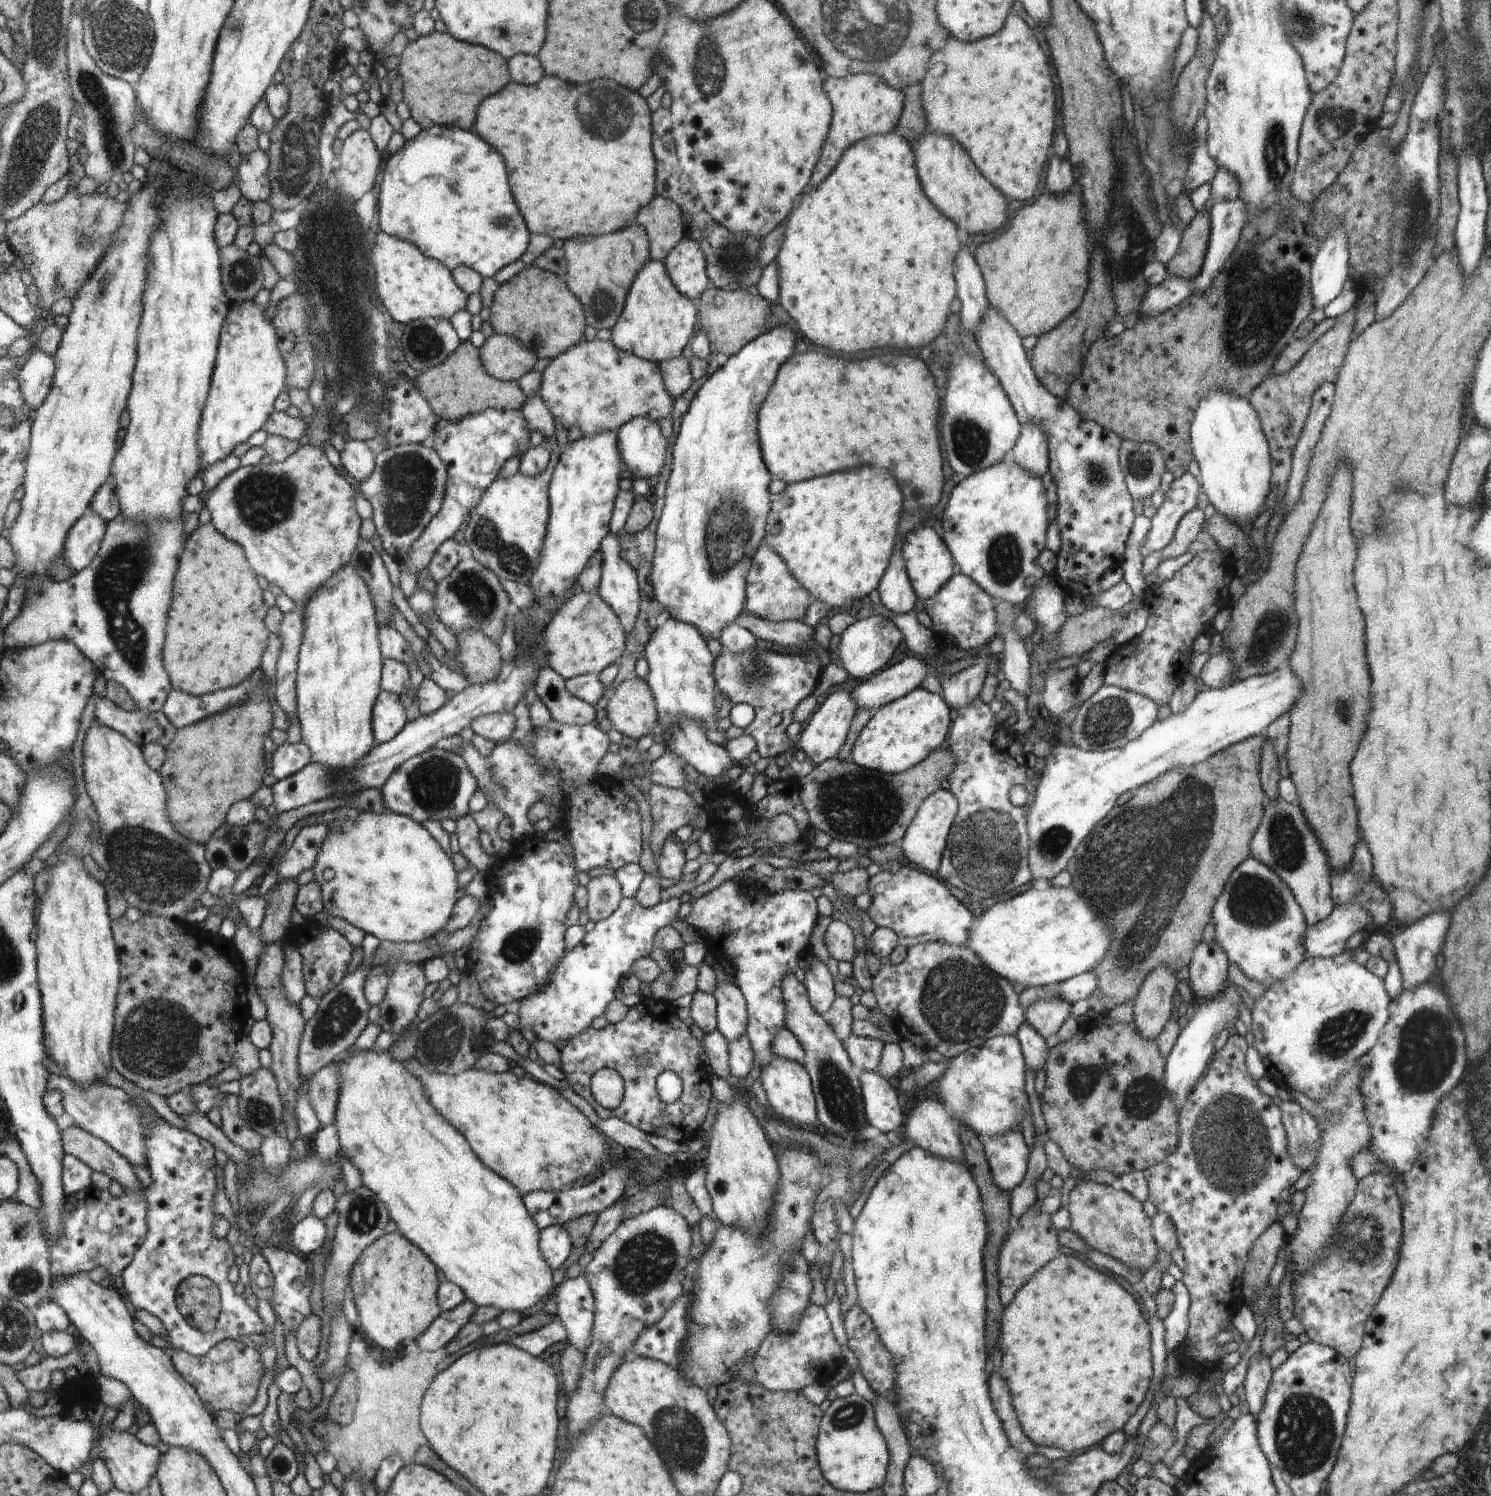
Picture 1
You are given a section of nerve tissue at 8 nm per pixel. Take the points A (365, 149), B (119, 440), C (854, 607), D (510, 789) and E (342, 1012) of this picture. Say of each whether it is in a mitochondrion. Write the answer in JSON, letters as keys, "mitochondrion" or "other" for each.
{"A":"other","B":"other","C":"other","D":"other","E":"mitochondrion"}

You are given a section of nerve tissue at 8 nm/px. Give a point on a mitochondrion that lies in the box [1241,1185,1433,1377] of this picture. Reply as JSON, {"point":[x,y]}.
{"point":[1360,1245]}

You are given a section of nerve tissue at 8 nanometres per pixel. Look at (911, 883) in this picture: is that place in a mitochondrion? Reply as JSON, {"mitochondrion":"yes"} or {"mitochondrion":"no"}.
{"mitochondrion":"no"}

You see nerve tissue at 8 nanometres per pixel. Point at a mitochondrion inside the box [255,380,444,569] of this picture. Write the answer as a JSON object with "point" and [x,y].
{"point":[407,480]}

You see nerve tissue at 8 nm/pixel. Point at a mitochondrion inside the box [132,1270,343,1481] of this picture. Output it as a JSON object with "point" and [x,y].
{"point":[198,1286]}

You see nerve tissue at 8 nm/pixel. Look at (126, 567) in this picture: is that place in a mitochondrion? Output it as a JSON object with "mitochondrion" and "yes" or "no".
{"mitochondrion":"yes"}

